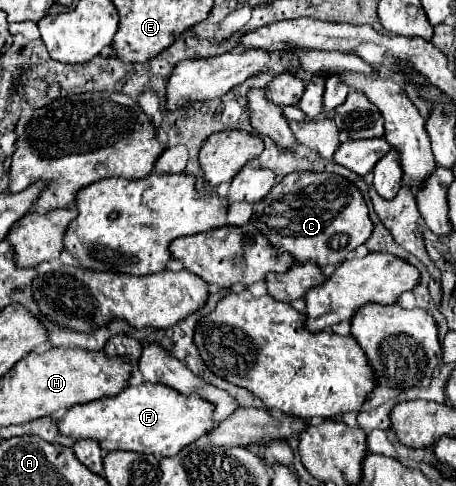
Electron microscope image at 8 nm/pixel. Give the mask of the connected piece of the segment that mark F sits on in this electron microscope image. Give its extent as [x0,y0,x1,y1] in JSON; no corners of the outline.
[58,383,214,455]

